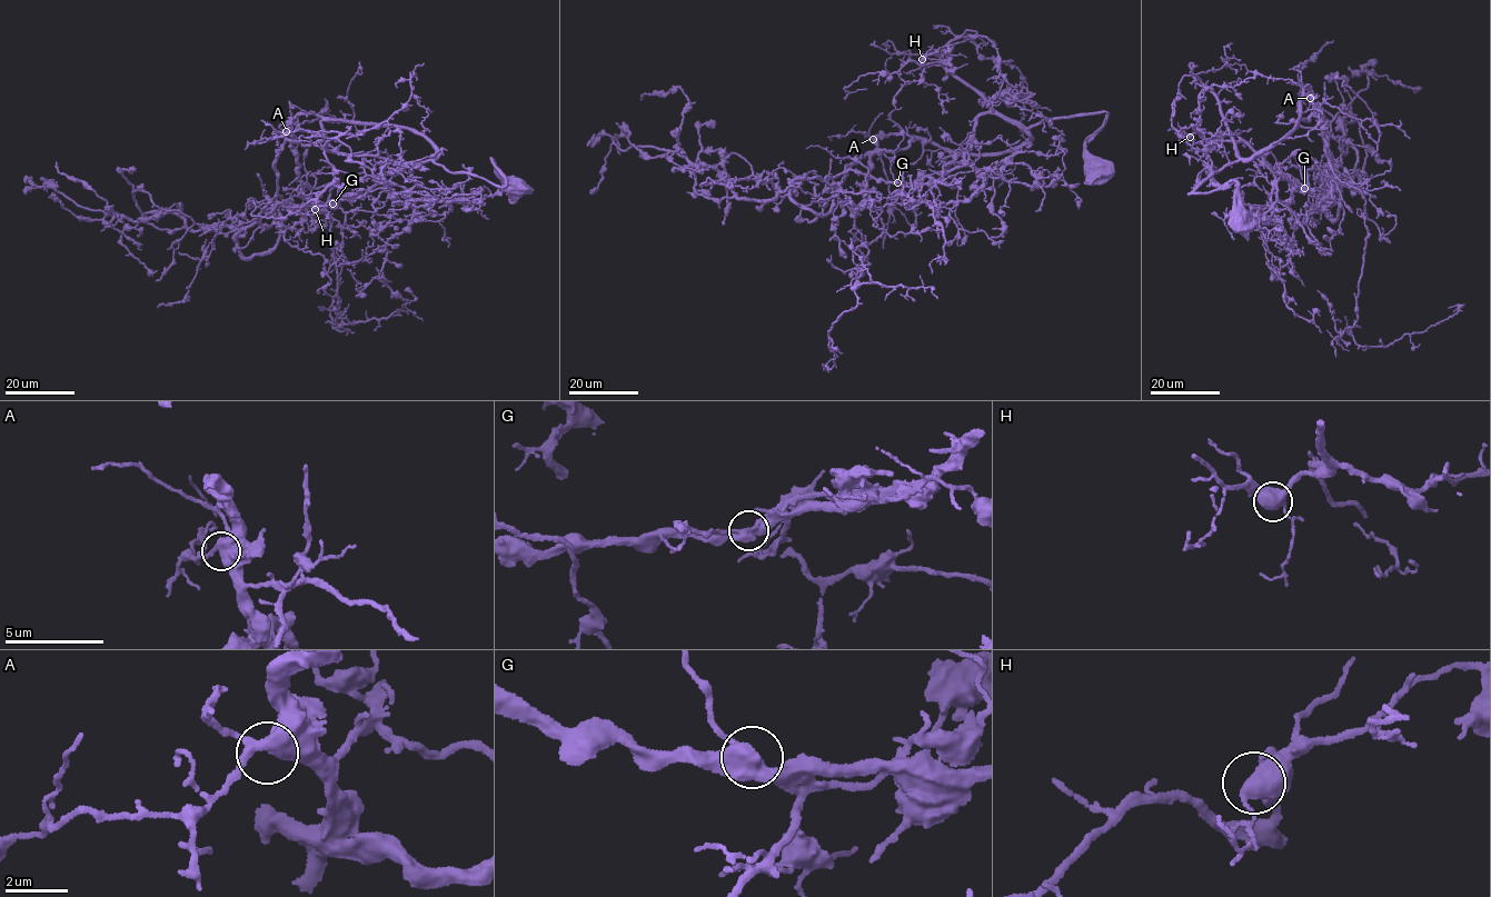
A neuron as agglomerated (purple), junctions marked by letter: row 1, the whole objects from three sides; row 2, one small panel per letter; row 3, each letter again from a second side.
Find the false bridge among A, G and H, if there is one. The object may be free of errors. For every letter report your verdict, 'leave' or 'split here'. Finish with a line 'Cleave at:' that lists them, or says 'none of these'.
A: leave
G: leave
H: leave
Cleave at: none of these

